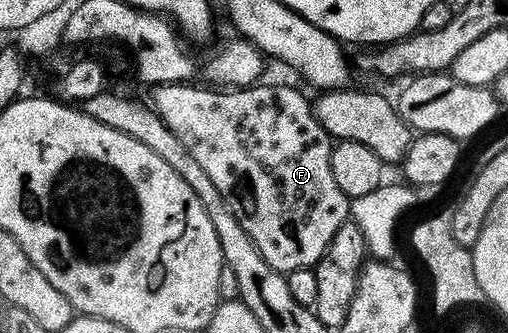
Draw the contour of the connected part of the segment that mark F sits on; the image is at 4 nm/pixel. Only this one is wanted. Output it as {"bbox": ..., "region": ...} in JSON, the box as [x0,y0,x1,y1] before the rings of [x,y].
{"bbox":[152,82,351,274],"region":[[[194,82],[160,84],[153,89],[152,107],[154,113],[164,122],[164,126],[168,126],[168,130],[172,130],[172,134],[176,134],[176,138],[180,138],[180,142],[184,142],[184,146],[188,146],[188,150],[192,150],[192,158],[196,158],[196,162],[200,162],[200,167],[208,173],[208,178],[212,178],[212,183],[216,185],[216,190],[220,190],[220,194],[224,194],[224,202],[228,202],[232,214],[236,214],[236,222],[240,222],[240,226],[244,226],[244,234],[248,234],[248,238],[252,238],[252,242],[256,242],[256,250],[260,250],[264,262],[268,262],[268,266],[272,266],[277,272],[288,274],[292,270],[313,268],[318,263],[328,242],[332,242],[332,234],[336,234],[336,230],[340,230],[342,223],[351,215],[350,200],[344,194],[344,190],[340,190],[340,186],[336,186],[336,178],[332,178],[332,162],[330,161],[332,138],[326,133],[324,126],[320,126],[312,107],[311,97],[306,97],[304,93],[297,92],[296,89],[289,88],[286,84],[266,83],[259,82],[249,88],[233,90],[215,90],[210,86],[197,88],[197,83]]]}

